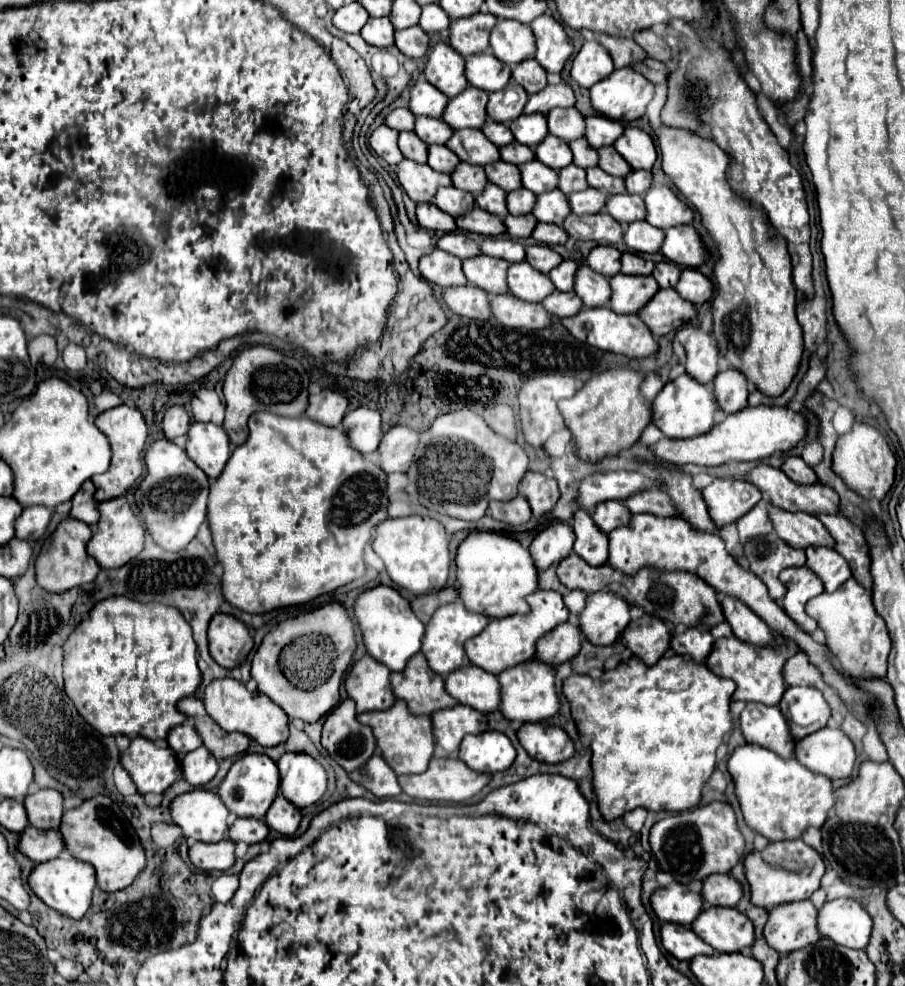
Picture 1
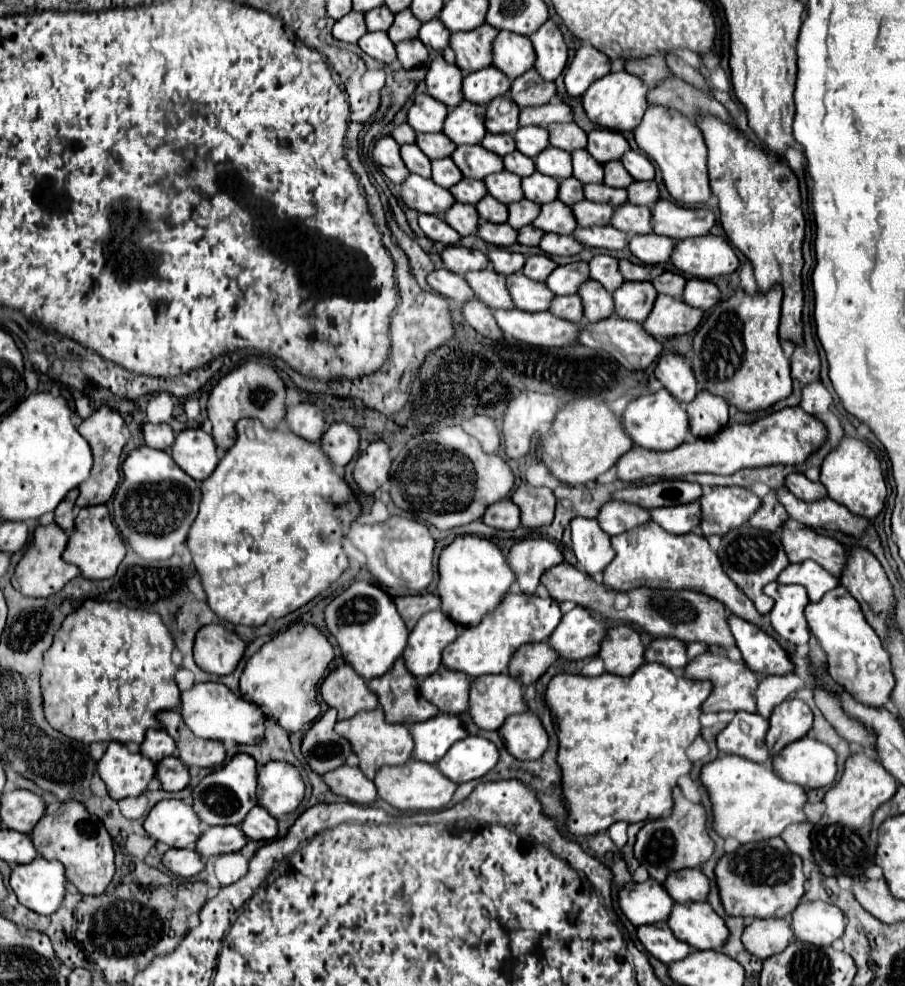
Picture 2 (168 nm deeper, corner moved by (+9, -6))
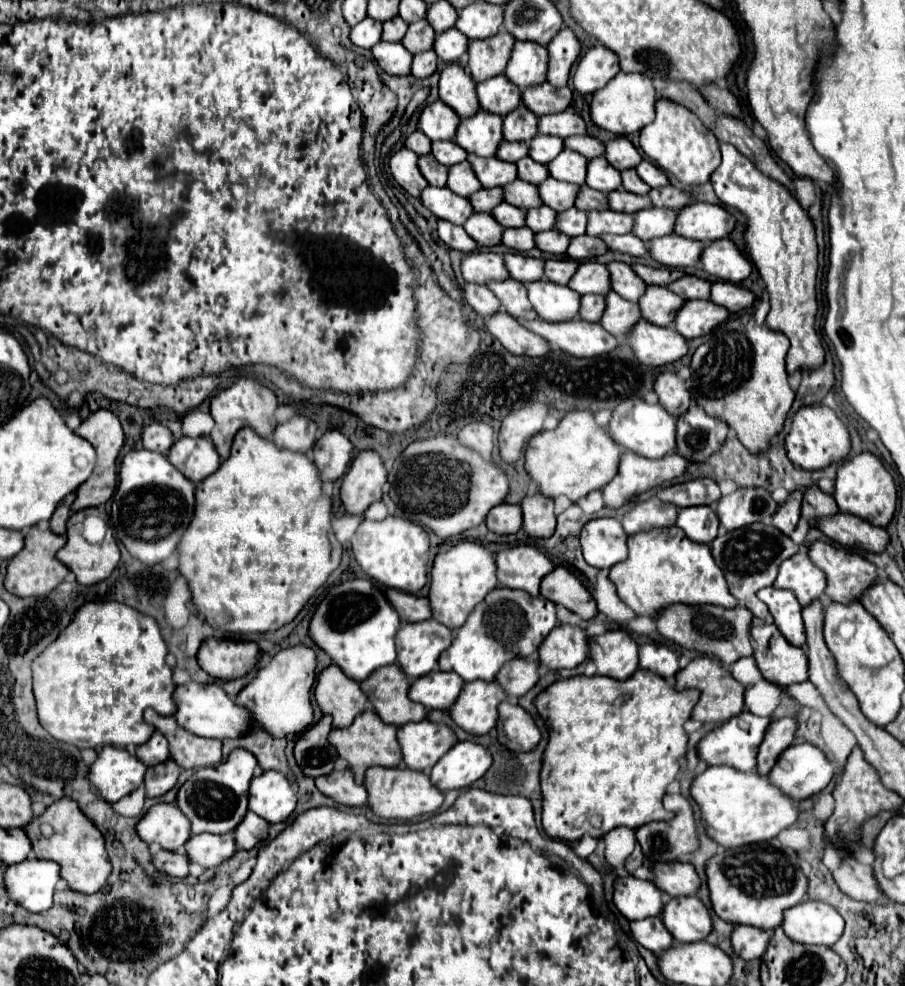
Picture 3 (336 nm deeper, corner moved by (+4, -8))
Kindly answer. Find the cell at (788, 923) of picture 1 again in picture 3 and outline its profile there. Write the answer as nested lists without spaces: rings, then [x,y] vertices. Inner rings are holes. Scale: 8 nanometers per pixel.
[[[734,926],[730,942],[734,954],[738,954],[742,960],[756,960],[766,952],[770,938],[772,932],[764,932],[754,926]]]

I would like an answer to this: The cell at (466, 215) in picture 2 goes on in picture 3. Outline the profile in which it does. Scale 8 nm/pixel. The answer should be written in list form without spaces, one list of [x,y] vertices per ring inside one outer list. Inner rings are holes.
[[[474,212],[466,224],[464,230],[468,232],[470,238],[474,238],[480,246],[498,246],[500,244],[500,234],[504,232],[504,226],[496,224],[492,214],[486,212]]]

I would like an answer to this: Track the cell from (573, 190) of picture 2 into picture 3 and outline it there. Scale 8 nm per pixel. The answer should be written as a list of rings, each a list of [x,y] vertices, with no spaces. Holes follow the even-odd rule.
[[[586,184],[580,188],[580,194],[576,198],[576,208],[584,212],[592,210],[608,210],[608,196],[606,192],[598,192],[594,188],[588,188]]]

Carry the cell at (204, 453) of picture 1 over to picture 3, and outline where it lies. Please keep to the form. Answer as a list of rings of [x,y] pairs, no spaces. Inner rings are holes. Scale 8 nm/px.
[[[180,438],[168,450],[168,462],[194,484],[208,478],[220,466],[220,456],[210,438]]]

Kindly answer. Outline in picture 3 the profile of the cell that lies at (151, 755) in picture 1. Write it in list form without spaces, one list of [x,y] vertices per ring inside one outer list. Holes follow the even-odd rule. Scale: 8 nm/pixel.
[[[104,746],[90,766],[88,778],[106,802],[118,802],[144,782],[146,766],[126,748]]]

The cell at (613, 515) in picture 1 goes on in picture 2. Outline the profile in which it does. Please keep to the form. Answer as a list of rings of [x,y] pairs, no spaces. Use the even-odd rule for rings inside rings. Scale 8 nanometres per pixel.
[[[605,502],[597,514],[597,522],[603,532],[609,536],[623,534],[633,526],[639,526],[649,520],[649,512],[641,506],[633,506],[627,502]]]

